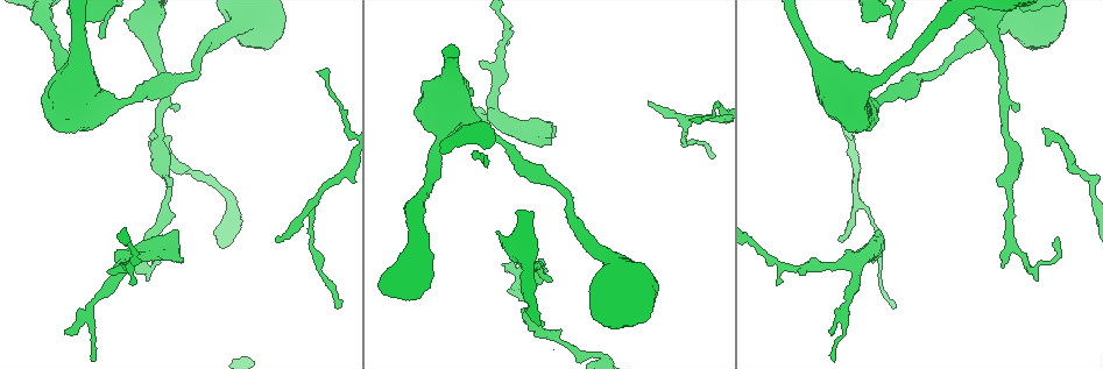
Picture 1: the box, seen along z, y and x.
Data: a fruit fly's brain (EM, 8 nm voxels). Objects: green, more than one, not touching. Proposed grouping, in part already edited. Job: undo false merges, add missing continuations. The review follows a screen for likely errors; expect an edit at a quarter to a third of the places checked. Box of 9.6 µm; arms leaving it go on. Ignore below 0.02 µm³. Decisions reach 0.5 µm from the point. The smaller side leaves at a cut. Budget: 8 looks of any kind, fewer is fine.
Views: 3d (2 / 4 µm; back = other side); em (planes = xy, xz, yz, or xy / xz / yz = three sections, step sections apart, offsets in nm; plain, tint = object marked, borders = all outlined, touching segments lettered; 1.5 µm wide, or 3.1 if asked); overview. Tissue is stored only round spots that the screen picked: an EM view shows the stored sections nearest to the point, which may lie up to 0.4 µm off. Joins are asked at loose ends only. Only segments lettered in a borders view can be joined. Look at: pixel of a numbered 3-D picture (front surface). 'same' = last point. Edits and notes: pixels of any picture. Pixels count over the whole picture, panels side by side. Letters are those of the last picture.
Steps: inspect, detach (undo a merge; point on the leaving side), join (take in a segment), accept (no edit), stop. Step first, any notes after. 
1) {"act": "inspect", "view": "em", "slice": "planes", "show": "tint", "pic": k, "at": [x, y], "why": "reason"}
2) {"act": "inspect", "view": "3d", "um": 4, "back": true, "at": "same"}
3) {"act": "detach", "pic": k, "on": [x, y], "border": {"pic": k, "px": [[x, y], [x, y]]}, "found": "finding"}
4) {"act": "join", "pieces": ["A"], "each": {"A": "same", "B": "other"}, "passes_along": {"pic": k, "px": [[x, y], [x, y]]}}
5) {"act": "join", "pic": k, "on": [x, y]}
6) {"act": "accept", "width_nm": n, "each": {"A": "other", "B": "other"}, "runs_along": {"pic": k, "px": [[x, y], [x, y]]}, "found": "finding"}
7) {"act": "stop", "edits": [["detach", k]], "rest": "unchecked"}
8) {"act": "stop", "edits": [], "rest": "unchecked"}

{"act": "inspect", "view": "3d", "um": 2, "pic": 1, "at": [685, 120], "why": "arms part here"}

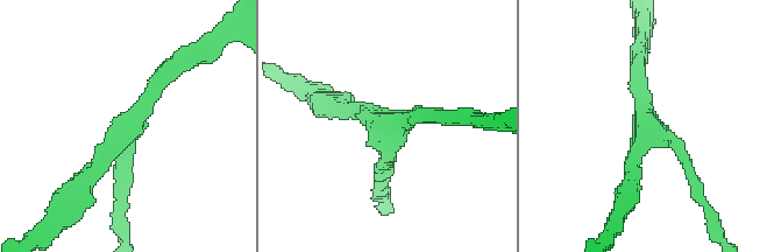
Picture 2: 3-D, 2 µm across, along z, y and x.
{"act": "inspect", "view": "em", "slice": "yz", "step": 8, "show": "borders", "pic": 2, "at": [393, 128]}

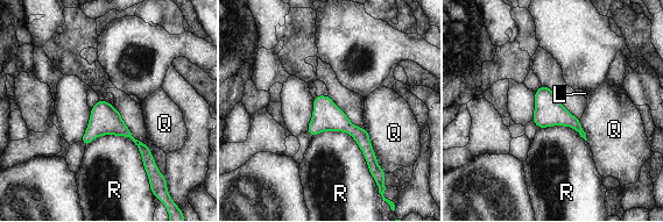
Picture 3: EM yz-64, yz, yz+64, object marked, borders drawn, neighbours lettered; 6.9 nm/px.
{"act": "accept", "each": {"L": "other", "Q": "other", "R": "other"}, "runs_along": {"pic": 3, "px": [[318, 98], [364, 142], [372, 165]]}, "found": "all the same cell"}

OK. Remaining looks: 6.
{"act": "inspect", "view": "em", "slice": "yz", "step": 4, "show": "borders", "pic": 1, "at": [319, 73], "why": "long arm stops here"}

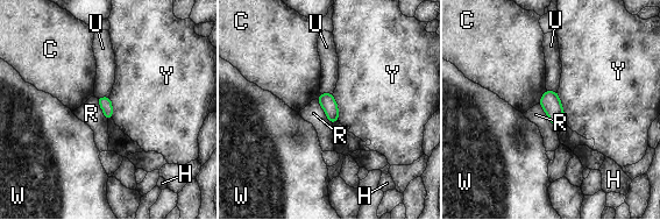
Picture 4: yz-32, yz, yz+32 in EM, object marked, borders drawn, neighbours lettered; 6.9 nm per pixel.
{"act": "inspect", "view": "em", "slice": "planes", "show": "borders", "at": "same"}

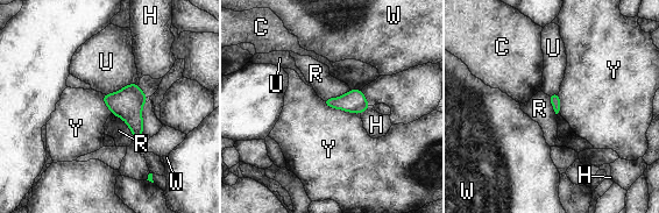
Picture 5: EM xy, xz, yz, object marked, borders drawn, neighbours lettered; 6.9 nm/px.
{"act": "accept", "width_nm": 70, "each": {"C": "other", "H": "other", "R": "other", "U": "other", "W": "other", "Y": "other"}, "border": {"pic": 5, "px": [[321, 100], [330, 107], [360, 114]]}, "found": "no lettered segment goes on from it"}

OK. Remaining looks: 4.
{"act": "inspect", "view": "em", "slice": "planes", "show": "borders", "pic": 1, "at": [509, 41], "why": "an open end"}

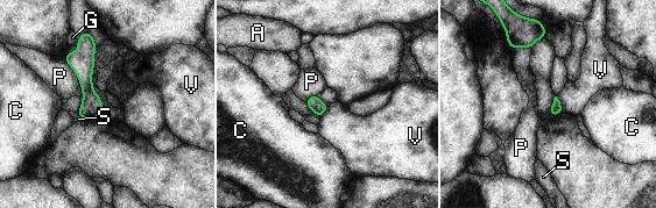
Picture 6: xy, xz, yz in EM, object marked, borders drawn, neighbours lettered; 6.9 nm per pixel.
{"act": "accept", "each": {"A": "other", "C": "other", "G": "other", "P": "other", "S": "other", "V": "other"}, "runs_along": {"pic": 6, "px": [[86, 35], [90, 116]]}, "found": "none of them fits"}

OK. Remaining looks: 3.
{"act": "stop", "edits": [], "rest": "unchecked"}

